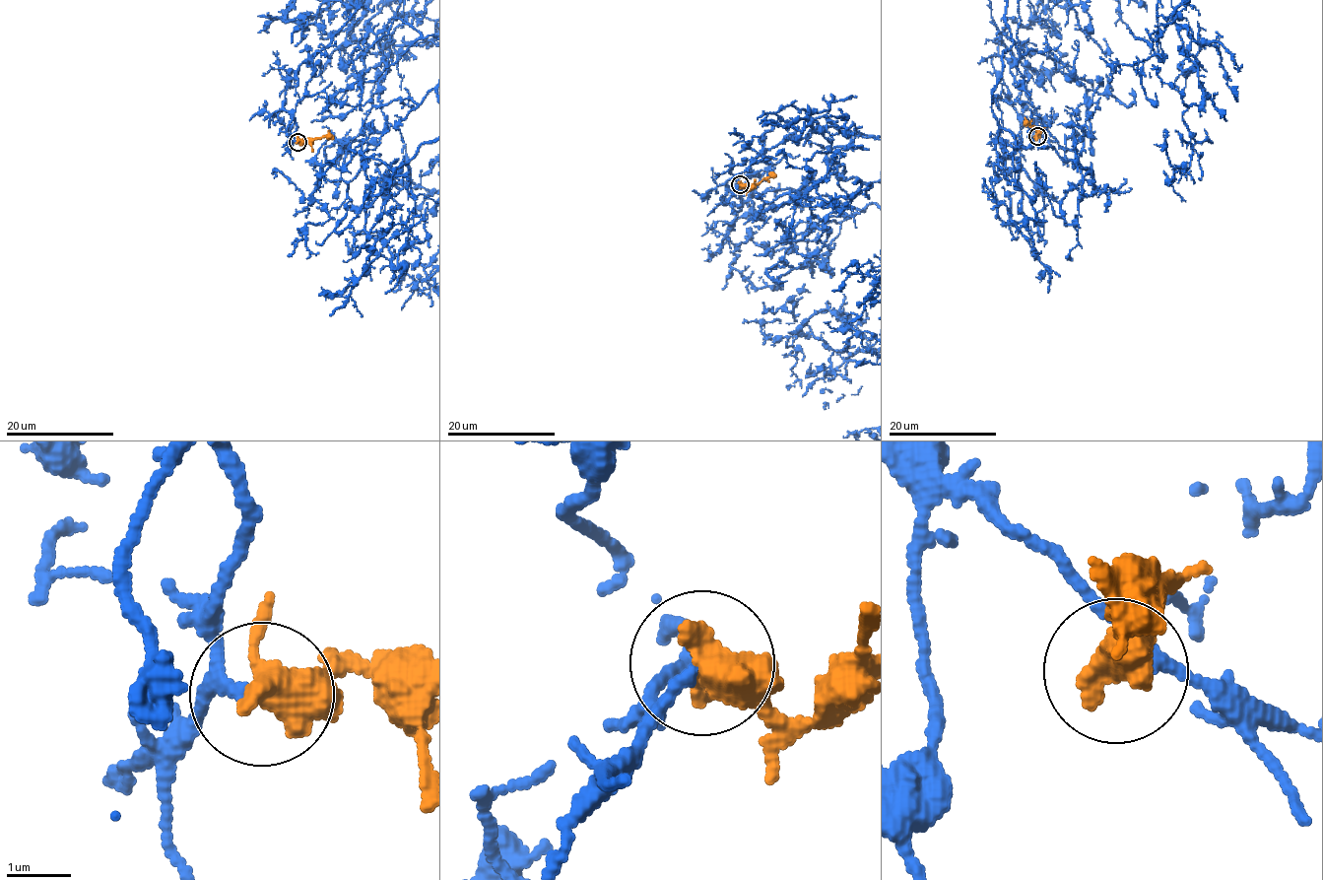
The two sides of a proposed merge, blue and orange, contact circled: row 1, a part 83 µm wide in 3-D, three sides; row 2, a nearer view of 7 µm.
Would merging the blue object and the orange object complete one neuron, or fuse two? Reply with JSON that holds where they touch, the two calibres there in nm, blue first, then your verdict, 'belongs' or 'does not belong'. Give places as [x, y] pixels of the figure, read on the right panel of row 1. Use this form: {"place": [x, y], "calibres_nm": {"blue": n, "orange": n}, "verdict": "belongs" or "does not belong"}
{"place": [1037, 136], "calibres_nm": {"blue": 140, "orange": 400}, "verdict": "belongs"}

